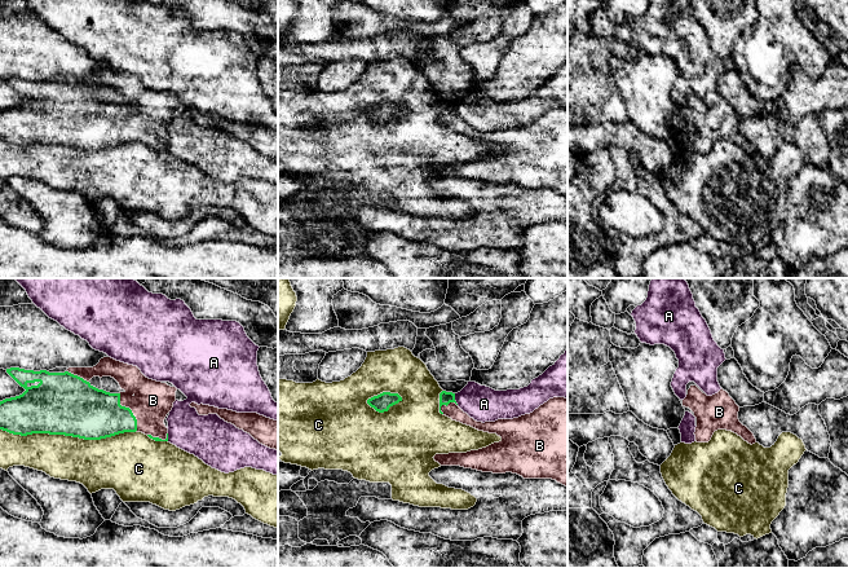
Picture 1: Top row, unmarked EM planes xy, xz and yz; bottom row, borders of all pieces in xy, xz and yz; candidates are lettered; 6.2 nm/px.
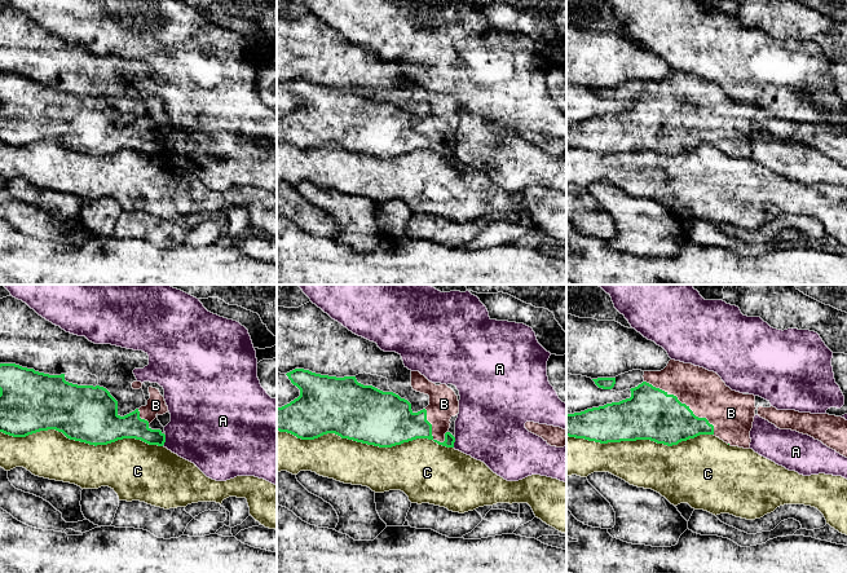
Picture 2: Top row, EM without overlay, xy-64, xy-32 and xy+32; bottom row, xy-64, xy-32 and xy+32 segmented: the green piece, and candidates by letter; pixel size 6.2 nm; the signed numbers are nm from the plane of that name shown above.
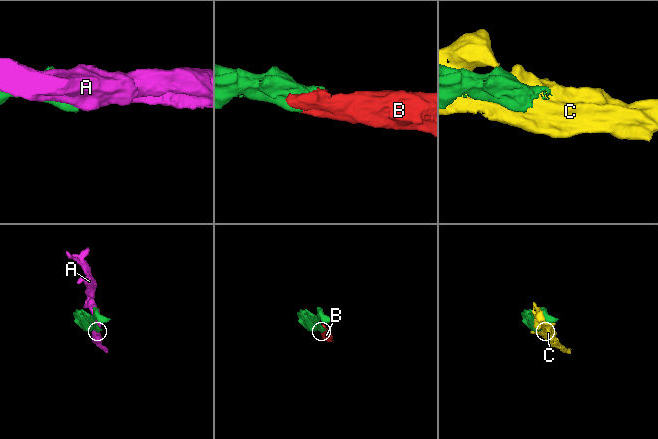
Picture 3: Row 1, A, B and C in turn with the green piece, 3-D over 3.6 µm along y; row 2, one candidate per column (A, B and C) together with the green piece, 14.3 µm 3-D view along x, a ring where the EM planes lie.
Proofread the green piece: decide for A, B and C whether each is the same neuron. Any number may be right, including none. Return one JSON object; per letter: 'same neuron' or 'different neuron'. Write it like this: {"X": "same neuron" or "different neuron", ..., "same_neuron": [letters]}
{"A": "different neuron", "B": "same neuron", "C": "different neuron", "same_neuron": ["B"]}

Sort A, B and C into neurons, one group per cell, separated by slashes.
A / B / C

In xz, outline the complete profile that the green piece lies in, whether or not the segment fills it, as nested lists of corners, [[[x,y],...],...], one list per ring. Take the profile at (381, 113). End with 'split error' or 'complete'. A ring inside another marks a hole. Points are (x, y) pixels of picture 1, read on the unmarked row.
[[[383,102],[367,110],[367,114],[379,123],[388,122],[390,116],[402,111],[398,104]]]; complete

